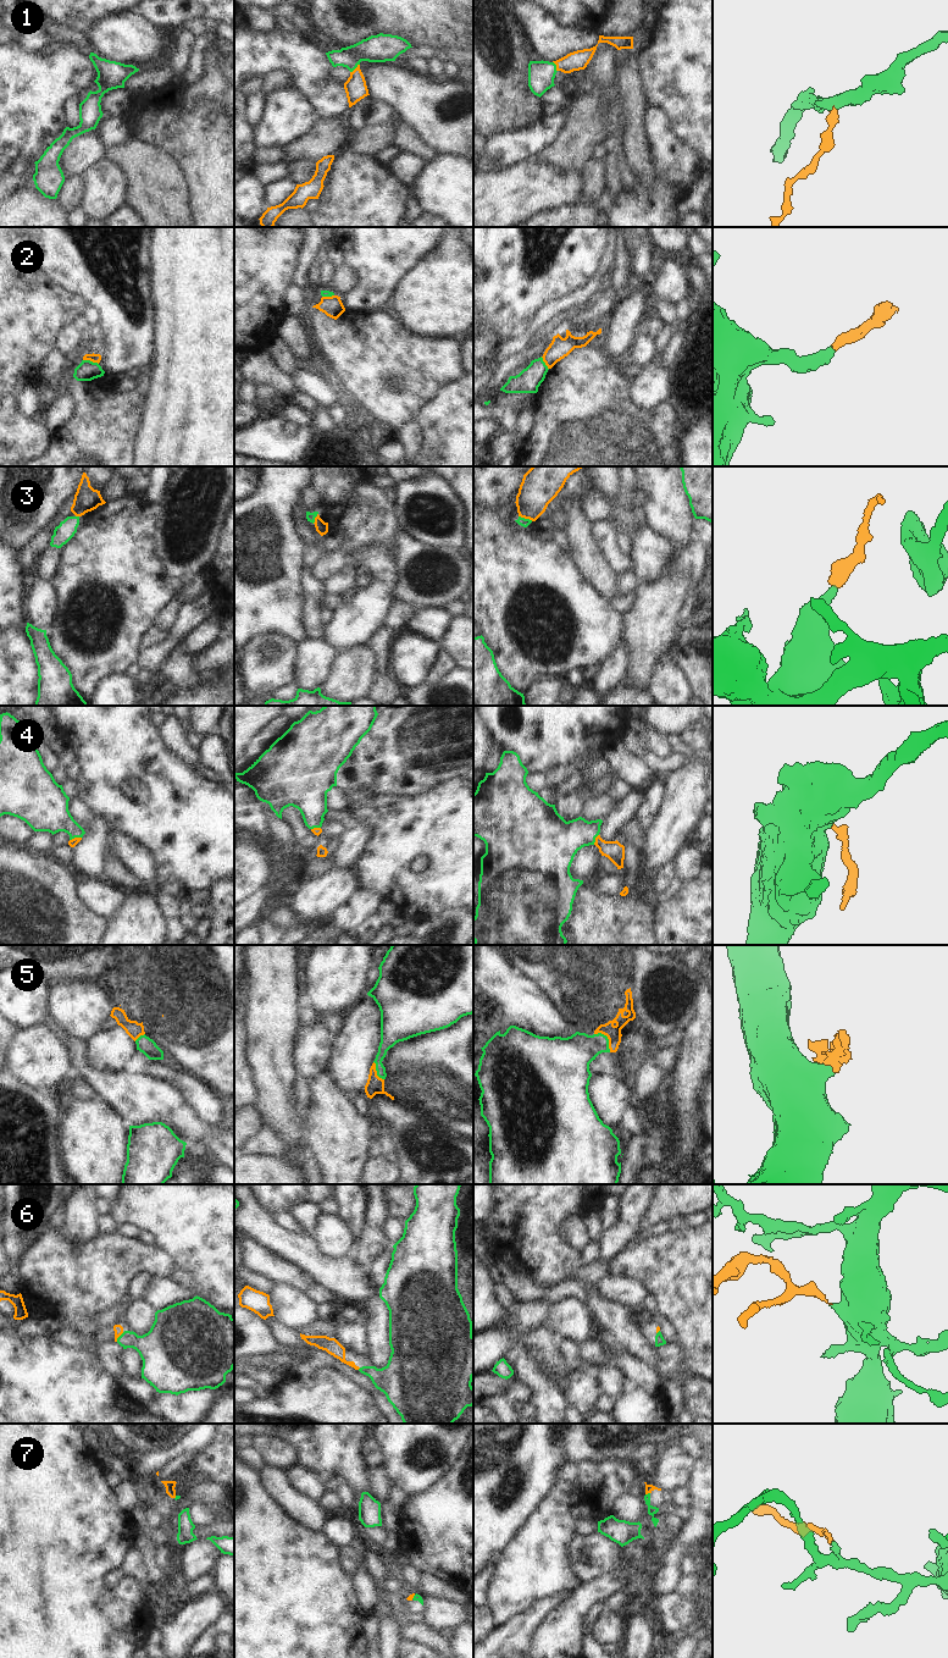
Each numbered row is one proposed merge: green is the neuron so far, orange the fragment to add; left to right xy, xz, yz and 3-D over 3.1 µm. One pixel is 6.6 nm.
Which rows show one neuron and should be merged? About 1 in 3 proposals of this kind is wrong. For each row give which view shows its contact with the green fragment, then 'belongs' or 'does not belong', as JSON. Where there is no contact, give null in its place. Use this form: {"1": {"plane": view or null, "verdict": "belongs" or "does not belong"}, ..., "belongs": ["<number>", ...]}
{"1": {"plane": "xz", "verdict": "belongs"}, "2": {"plane": "xy", "verdict": "does not belong"}, "3": {"plane": "yz", "verdict": "belongs"}, "4": {"plane": "yz", "verdict": "belongs"}, "5": {"plane": "yz", "verdict": "does not belong"}, "6": {"plane": "xy", "verdict": "belongs"}, "7": {"plane": "yz", "verdict": "belongs"}, "belongs": ["1", "3", "4", "6", "7"]}

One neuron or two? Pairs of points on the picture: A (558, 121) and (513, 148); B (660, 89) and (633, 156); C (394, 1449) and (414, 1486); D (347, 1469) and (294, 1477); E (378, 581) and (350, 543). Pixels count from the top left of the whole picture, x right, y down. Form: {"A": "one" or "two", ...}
{"A": "one", "B": "two", "C": "one", "D": "two", "E": "two"}

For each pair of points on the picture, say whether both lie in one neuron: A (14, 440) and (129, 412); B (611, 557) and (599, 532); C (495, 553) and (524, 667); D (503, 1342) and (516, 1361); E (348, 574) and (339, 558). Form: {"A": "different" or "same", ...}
{"A": "different", "B": "same", "C": "same", "D": "different", "E": "different"}

